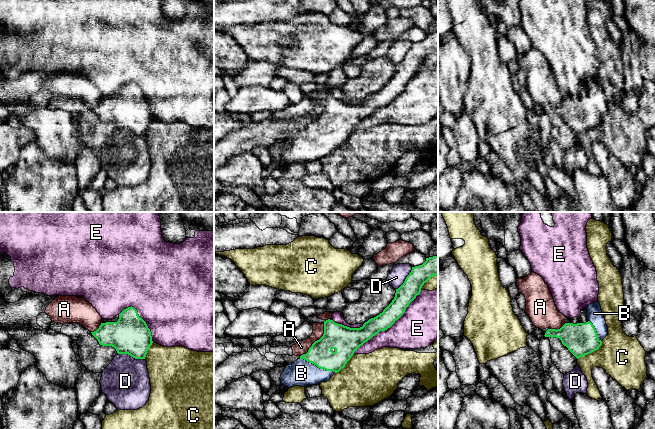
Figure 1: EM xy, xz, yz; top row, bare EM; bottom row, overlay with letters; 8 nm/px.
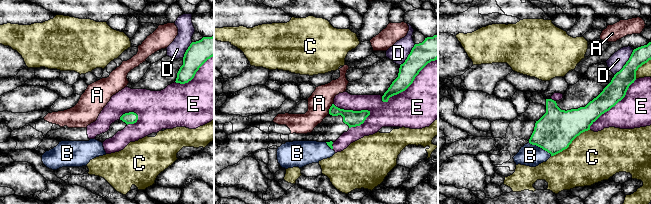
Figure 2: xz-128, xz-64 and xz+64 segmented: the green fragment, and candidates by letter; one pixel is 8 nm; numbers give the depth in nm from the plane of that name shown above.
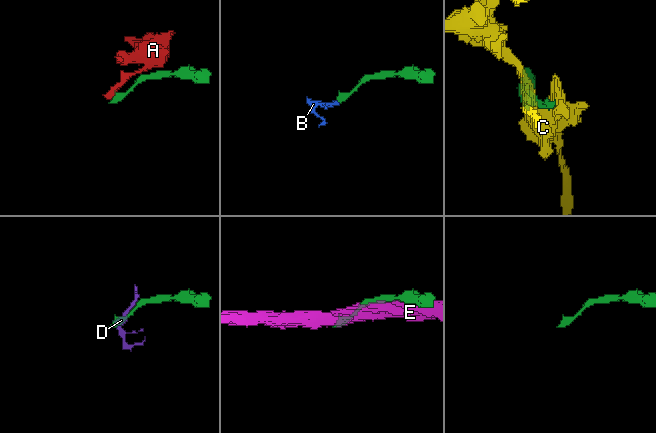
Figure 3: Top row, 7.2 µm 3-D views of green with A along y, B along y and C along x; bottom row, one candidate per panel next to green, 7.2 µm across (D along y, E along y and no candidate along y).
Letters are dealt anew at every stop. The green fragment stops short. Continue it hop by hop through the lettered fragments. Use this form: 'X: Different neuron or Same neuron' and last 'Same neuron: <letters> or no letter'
A: Different neuron
B: Same neuron
C: Different neuron
D: Different neuron
E: Different neuron
Same neuron: B

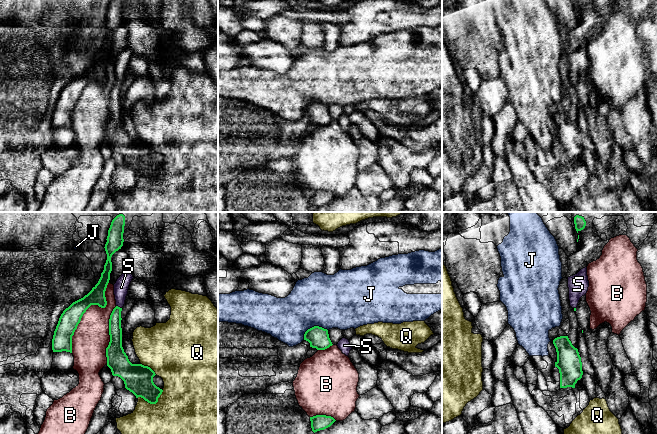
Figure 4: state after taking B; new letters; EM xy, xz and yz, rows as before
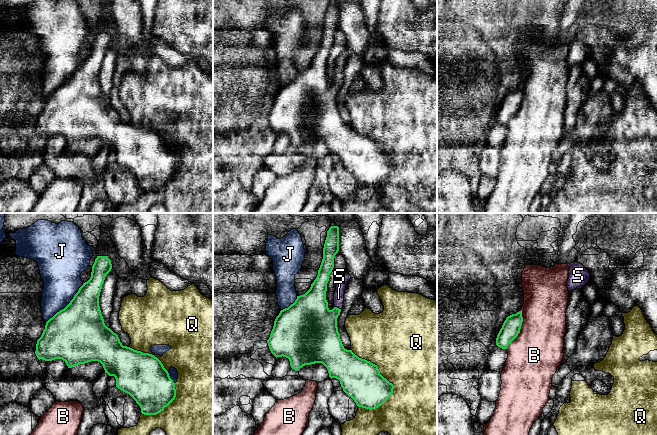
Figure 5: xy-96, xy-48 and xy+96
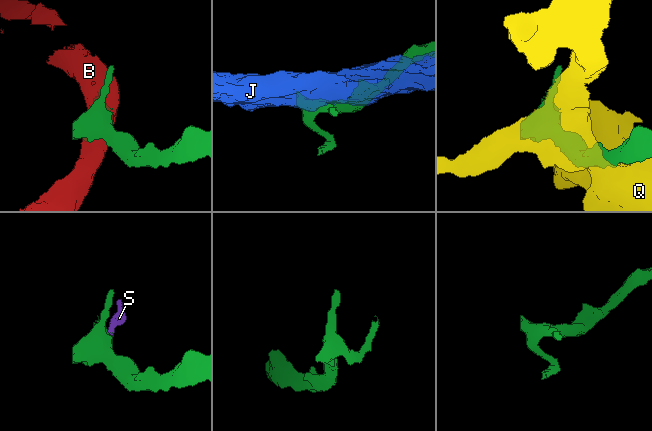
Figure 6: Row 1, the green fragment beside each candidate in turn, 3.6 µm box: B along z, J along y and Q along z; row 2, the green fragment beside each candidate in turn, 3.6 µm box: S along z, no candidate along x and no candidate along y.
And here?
B: Different neuron
J: Different neuron
Q: Different neuron
S: Same neuron
Same neuron: S

